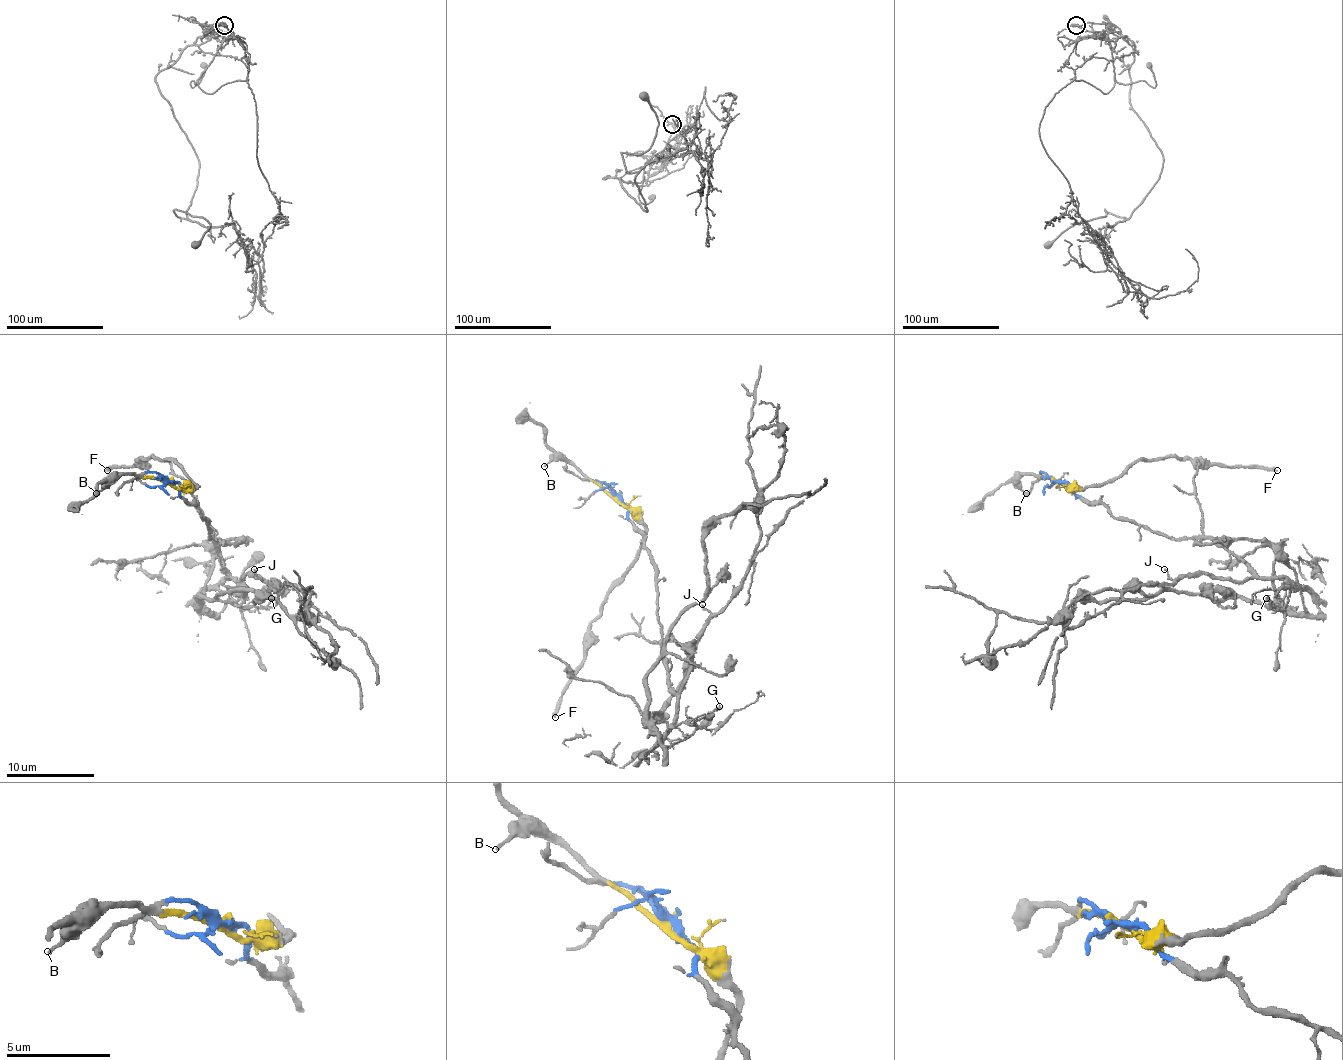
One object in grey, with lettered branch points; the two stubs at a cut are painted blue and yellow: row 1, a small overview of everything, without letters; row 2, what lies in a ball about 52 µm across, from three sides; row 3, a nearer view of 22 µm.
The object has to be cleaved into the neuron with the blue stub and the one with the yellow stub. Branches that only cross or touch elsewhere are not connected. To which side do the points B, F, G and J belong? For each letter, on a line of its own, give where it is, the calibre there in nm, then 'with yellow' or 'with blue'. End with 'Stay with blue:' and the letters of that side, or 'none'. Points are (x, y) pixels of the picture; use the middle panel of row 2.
B: at (544, 466); 120 nm thick; with yellow
F: at (555, 717); 280 nm thick; with yellow
G: at (719, 706); 170 nm thick; with blue
J: at (702, 604); 110 nm thick; with blue
Stay with blue: G, J

